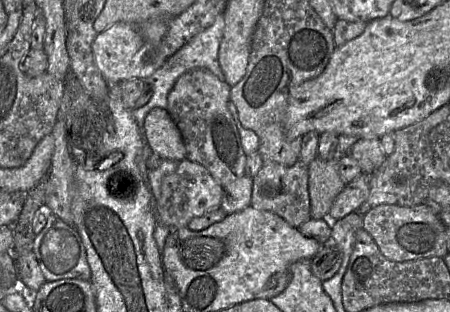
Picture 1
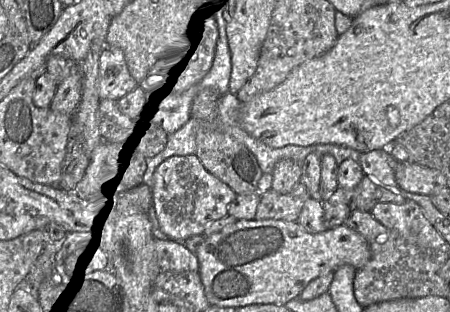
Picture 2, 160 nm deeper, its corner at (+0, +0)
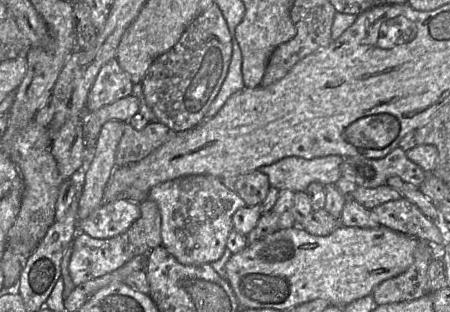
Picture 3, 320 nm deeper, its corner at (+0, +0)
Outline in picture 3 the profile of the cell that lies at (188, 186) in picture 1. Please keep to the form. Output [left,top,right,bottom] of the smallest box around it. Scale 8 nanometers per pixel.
[149,175,246,265]

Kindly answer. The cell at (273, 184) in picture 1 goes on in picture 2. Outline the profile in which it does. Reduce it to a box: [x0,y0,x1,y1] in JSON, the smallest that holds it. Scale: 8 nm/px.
[255,181,309,222]

